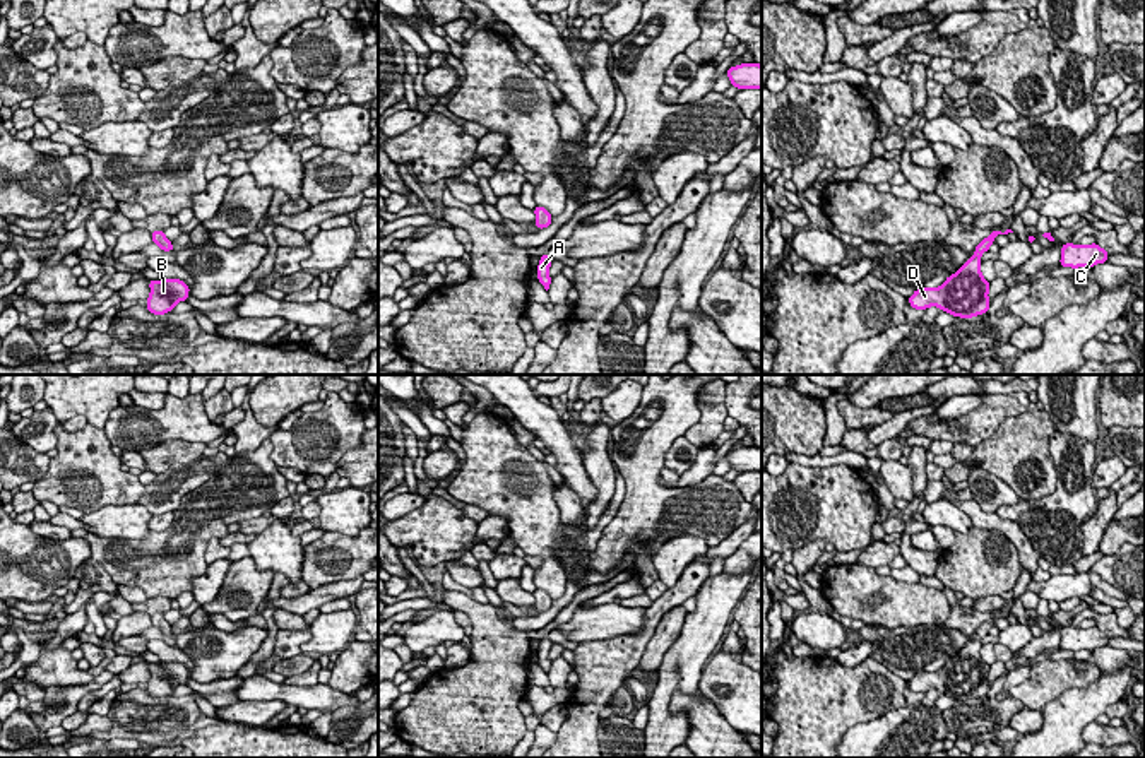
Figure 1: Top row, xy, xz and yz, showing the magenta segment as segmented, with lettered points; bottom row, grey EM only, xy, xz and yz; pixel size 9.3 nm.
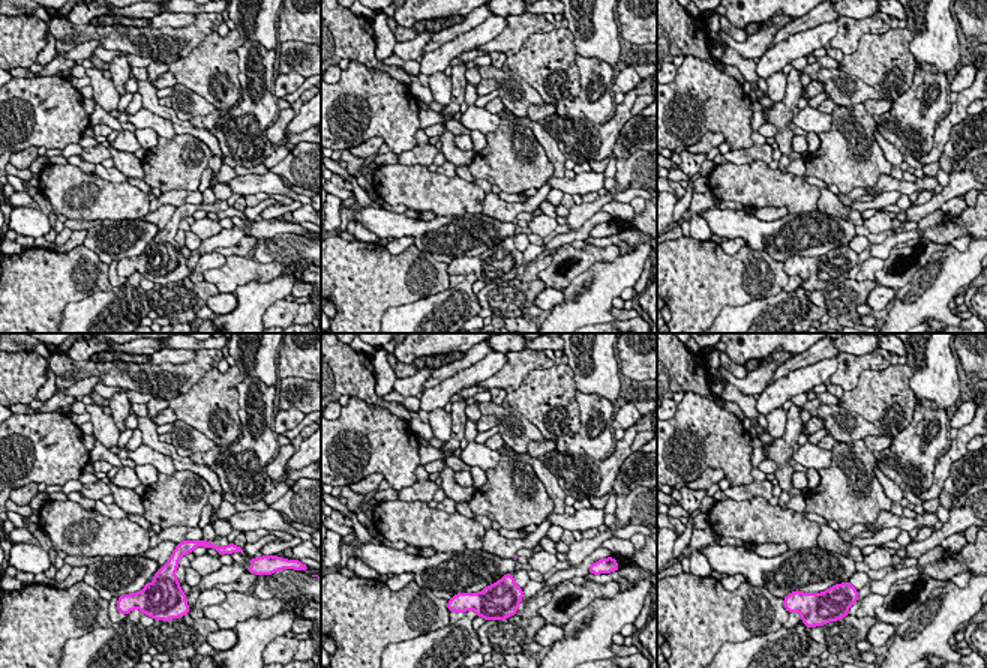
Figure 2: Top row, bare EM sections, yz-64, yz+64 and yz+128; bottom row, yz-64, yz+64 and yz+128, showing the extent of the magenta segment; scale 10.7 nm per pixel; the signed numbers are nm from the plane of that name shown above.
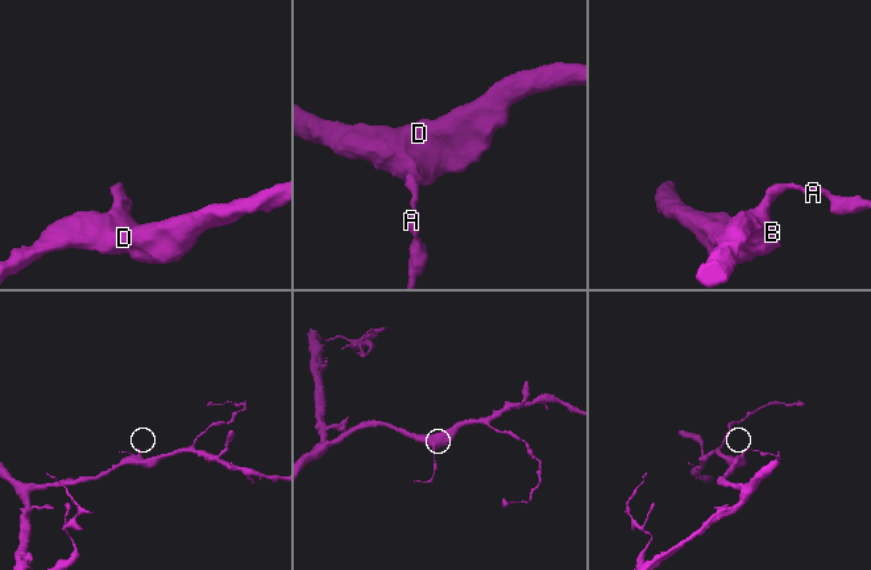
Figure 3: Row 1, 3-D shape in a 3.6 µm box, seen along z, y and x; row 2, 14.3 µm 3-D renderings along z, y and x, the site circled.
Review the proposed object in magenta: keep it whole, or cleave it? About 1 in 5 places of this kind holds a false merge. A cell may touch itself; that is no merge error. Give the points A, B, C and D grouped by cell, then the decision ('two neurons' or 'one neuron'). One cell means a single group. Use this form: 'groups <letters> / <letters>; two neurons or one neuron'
groups A B C D; one neuron

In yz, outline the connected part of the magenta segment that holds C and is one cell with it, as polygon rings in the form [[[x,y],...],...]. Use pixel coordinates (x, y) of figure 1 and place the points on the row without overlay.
[[[1066,626],[1061,628],[1059,648],[1071,650],[1071,652],[1094,650],[1097,647],[1107,645],[1107,642],[1109,637],[1104,631],[1101,631],[1097,626],[1087,630]]]

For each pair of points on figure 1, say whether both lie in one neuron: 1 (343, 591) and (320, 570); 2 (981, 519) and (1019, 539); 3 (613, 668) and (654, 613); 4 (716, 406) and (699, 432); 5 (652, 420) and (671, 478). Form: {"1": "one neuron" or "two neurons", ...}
{"1": "two neurons", "2": "one neuron", "3": "one neuron", "4": "one neuron", "5": "two neurons"}

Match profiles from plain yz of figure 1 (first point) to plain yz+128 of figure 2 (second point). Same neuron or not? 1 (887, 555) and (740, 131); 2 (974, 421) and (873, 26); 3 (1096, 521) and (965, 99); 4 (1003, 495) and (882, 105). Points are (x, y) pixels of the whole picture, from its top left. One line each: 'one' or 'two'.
1: two
2: one
3: one
4: two

